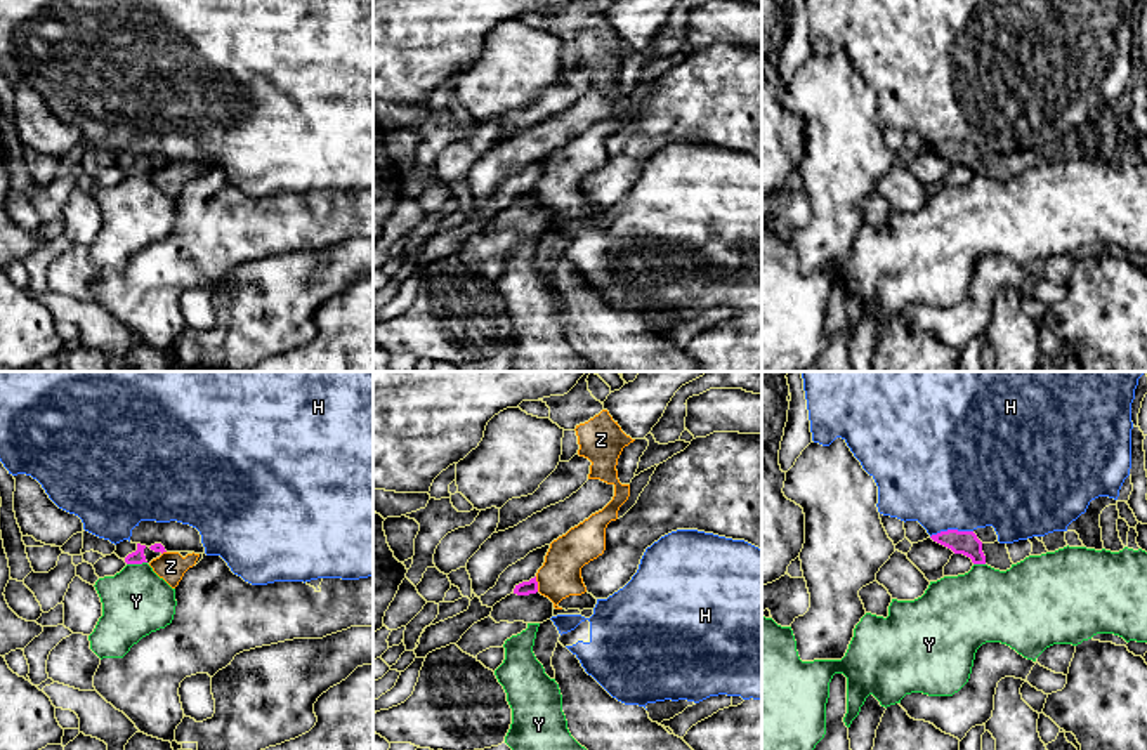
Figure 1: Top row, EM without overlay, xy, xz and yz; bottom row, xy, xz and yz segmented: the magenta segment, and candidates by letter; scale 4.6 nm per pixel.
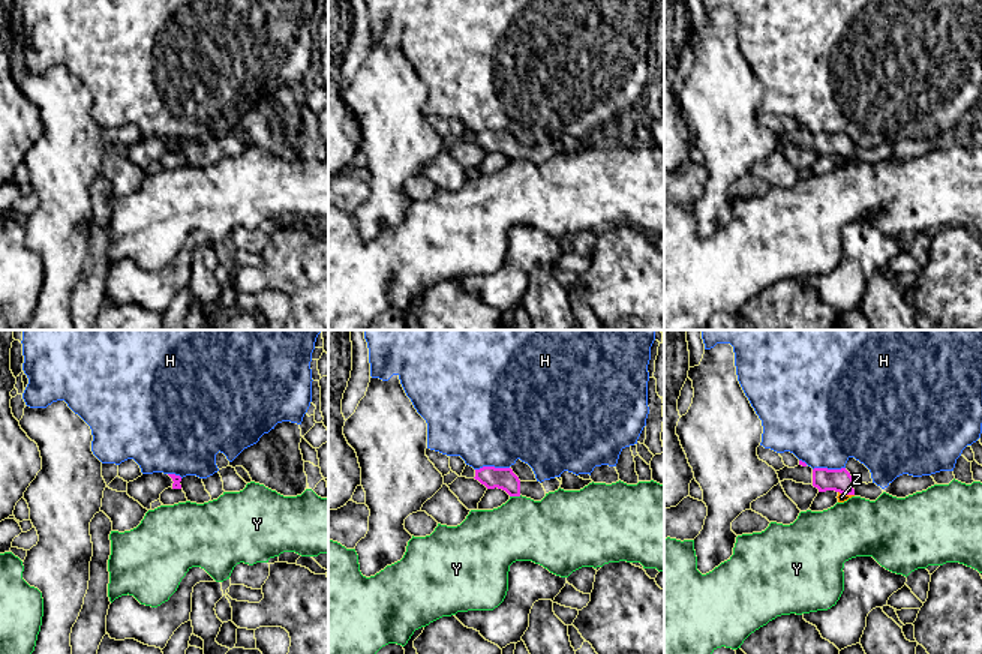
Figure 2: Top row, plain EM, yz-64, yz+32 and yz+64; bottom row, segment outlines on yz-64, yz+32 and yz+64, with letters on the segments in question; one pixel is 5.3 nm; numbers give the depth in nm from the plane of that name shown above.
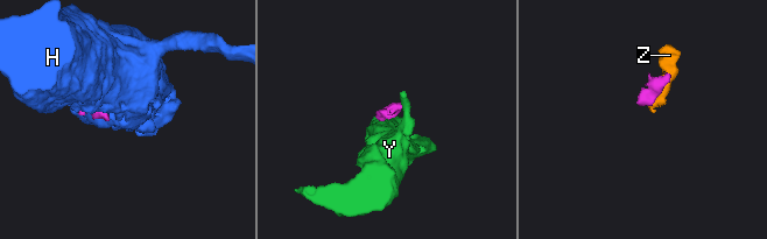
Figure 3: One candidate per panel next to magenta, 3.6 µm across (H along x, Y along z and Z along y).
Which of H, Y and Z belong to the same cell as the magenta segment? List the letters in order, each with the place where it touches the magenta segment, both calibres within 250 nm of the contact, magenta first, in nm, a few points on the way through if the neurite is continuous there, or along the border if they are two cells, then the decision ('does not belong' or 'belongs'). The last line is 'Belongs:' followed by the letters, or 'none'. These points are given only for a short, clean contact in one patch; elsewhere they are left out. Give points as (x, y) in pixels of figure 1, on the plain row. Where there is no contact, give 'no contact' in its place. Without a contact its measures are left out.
H: contact yz (951, 141); calibres 110 and 500 nm; does not belong
Y: contact xy (136, 174); calibres 60 and 320 nm; border xy (146, 172), (127, 176); does not belong
Z: contact xz (537, 195); calibres 60 and 200 nm; does not belong
Belongs: none

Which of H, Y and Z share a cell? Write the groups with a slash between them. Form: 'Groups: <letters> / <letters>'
Groups: H / Y / Z

